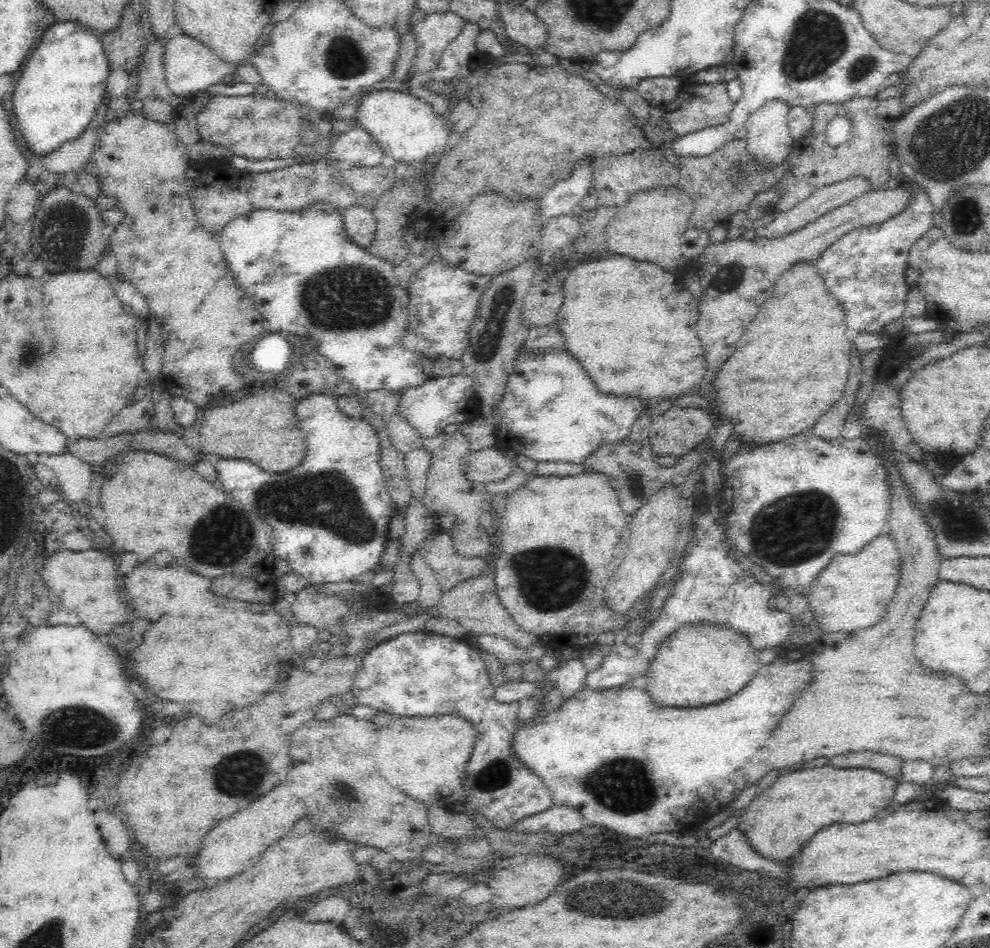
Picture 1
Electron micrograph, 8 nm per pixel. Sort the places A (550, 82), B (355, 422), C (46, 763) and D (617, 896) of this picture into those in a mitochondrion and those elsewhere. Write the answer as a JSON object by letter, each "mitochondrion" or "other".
{"A":"other","B":"other","C":"other","D":"mitochondrion"}

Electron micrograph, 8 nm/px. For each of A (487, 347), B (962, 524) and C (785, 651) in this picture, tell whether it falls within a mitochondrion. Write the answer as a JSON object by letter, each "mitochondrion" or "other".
{"A":"mitochondrion","B":"mitochondrion","C":"other"}

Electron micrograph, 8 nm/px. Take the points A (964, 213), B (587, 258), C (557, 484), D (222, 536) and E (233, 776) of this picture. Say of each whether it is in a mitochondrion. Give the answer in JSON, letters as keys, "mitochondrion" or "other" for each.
{"A":"other","B":"other","C":"other","D":"mitochondrion","E":"mitochondrion"}

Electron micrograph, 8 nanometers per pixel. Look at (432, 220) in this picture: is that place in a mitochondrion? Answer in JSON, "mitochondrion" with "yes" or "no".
{"mitochondrion":"no"}

